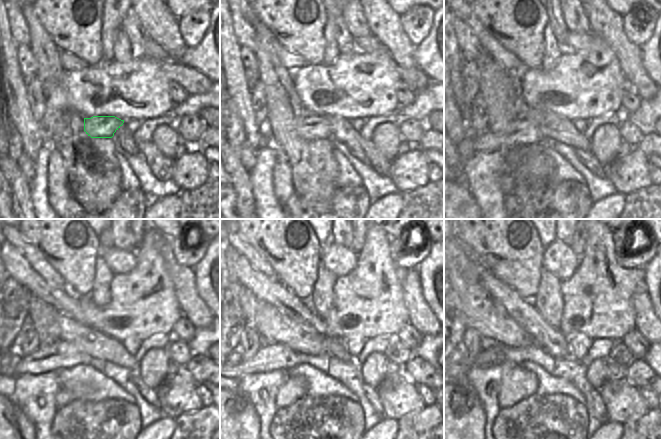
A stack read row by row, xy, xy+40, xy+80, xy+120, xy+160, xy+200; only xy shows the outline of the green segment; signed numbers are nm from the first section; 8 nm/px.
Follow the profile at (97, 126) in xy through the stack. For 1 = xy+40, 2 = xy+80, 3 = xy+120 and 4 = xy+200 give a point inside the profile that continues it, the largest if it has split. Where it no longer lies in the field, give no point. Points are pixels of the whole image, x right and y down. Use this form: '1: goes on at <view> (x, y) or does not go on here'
1: goes on at xy+40 (311, 127)
2: goes on at xy+80 (520, 133)
3: goes on at xy+120 (59, 356)
4: goes on at xy+200 (491, 354)

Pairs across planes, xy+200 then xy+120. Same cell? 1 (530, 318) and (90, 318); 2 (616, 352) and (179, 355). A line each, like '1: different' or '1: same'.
1: different
2: same

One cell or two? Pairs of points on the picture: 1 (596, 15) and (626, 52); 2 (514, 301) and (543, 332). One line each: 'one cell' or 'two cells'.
1: one cell
2: one cell

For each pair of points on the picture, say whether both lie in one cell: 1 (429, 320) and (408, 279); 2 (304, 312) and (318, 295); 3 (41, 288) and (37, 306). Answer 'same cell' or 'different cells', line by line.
1: same cell
2: different cells
3: different cells

